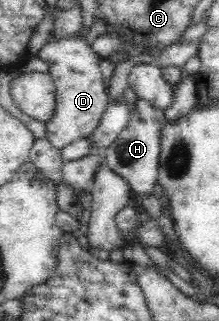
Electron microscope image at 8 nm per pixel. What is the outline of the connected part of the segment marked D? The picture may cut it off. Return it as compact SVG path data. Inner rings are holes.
M78 33L68 38L50 35L37 57L50 67L48 74L55 85L55 114L46 123L45 137L58 149L63 149L78 138L88 138L100 125L110 104L100 71L103 58Z

